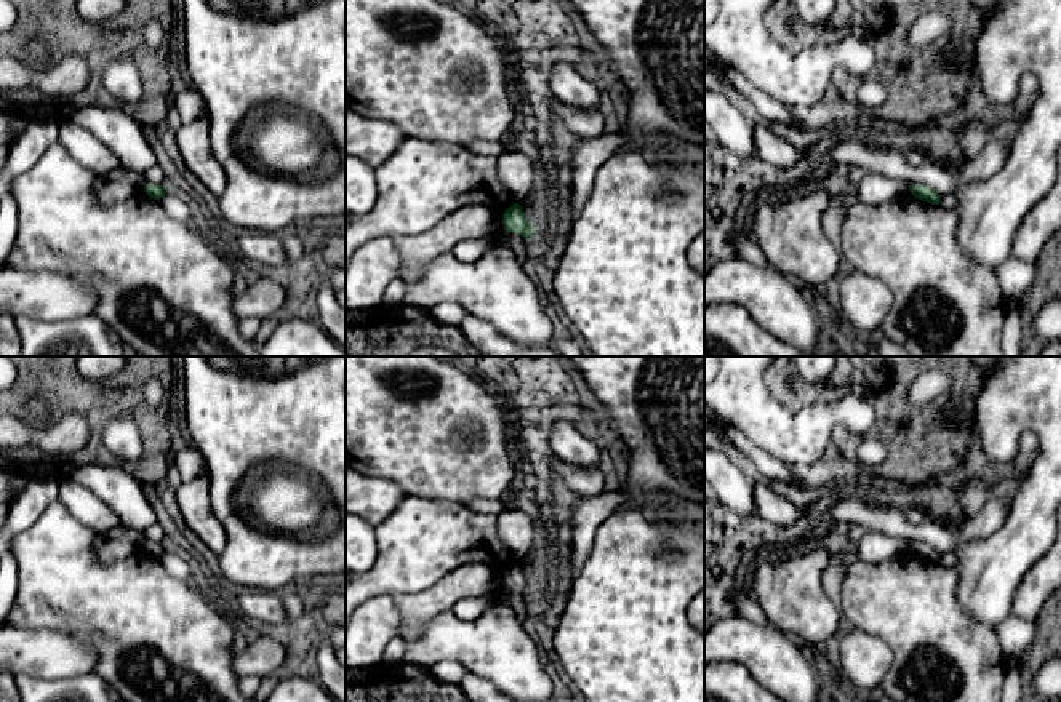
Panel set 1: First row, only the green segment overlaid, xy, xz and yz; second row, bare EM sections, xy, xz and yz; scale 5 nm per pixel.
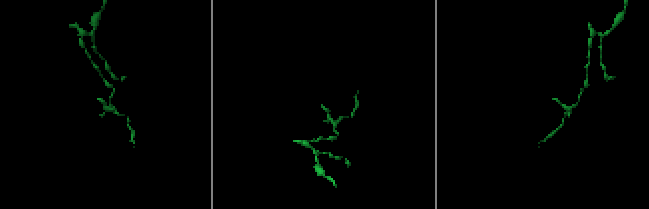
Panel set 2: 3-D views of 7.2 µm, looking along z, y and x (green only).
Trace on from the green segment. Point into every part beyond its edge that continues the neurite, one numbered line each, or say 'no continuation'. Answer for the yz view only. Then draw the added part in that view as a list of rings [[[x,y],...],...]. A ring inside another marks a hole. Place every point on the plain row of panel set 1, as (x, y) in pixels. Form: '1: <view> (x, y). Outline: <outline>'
no continuation

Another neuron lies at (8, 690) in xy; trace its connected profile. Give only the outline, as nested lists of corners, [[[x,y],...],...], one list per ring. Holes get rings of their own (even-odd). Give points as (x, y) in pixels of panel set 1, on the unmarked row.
[[[0,672],[0,702],[21,702],[16,676]]]

